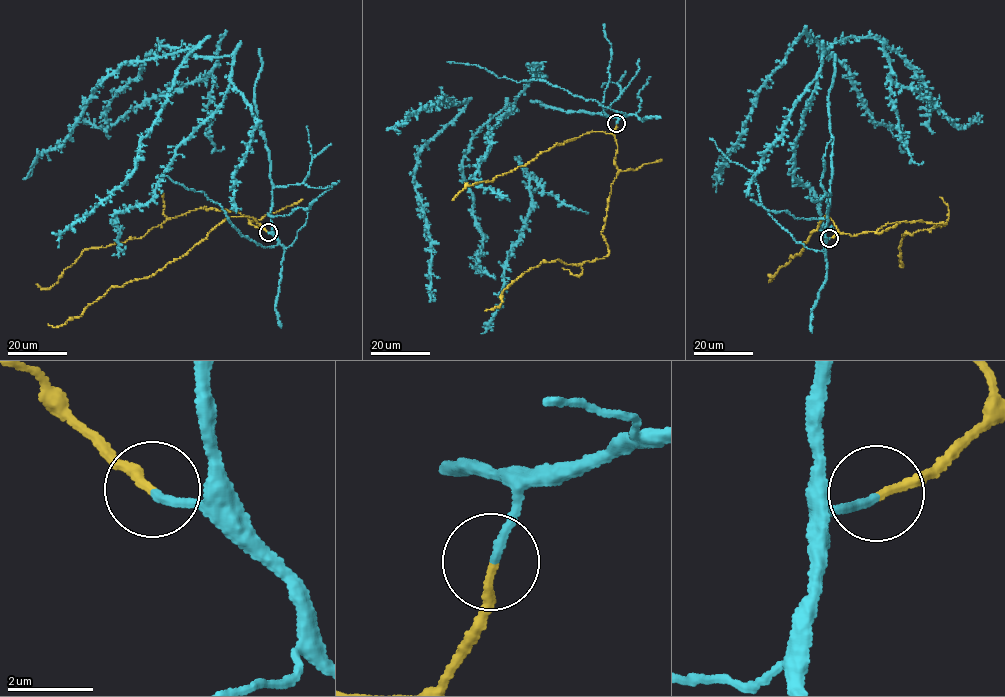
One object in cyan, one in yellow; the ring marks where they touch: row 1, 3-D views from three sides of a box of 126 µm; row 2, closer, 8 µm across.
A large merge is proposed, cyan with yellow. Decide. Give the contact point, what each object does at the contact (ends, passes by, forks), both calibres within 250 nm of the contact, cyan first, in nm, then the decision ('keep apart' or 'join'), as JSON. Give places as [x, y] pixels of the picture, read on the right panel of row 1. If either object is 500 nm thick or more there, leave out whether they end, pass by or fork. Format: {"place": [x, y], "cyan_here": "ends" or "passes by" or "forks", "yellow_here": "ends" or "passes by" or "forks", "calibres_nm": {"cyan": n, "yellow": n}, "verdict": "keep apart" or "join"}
{"place": [829, 238], "cyan_here": "ends", "yellow_here": "ends", "calibres_nm": {"cyan": 190, "yellow": 200}, "verdict": "join"}

